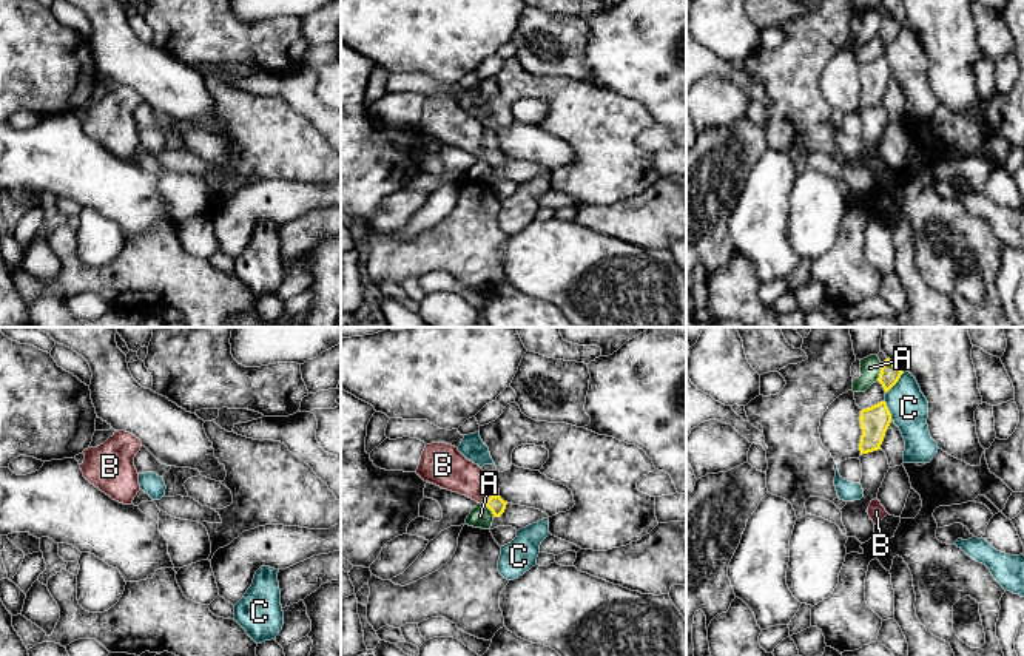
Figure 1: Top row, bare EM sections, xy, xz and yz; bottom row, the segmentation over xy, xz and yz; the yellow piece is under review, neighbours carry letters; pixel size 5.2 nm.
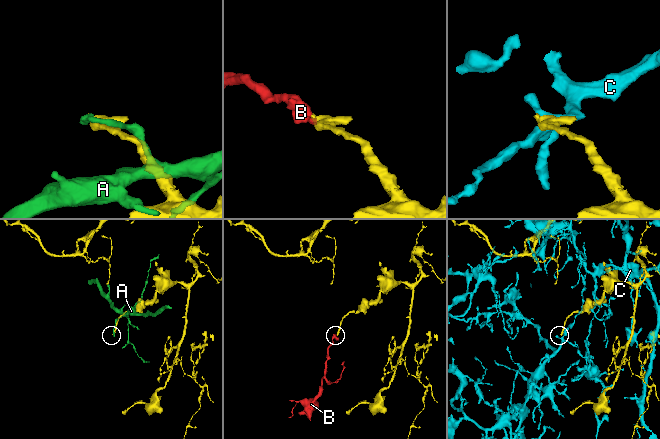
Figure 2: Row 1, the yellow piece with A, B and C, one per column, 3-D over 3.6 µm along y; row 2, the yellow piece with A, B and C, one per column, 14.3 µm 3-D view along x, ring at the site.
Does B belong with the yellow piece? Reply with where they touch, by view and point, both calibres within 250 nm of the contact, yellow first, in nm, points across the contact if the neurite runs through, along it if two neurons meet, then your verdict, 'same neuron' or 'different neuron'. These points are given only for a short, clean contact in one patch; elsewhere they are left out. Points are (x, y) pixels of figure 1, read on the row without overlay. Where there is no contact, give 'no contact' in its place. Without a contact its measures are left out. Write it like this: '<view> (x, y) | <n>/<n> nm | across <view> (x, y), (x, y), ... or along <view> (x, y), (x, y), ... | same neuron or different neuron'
xz (488, 155) | 90/200 nm | across xz (495, 158), (488, 155), (451, 124) | same neuron

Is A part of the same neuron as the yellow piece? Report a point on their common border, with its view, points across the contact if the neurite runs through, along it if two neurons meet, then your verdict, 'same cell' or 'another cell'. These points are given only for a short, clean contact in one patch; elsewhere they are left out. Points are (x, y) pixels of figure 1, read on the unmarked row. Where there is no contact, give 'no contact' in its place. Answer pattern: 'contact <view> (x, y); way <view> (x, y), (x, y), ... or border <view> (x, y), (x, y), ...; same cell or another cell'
contact yz (881, 27); another cell

